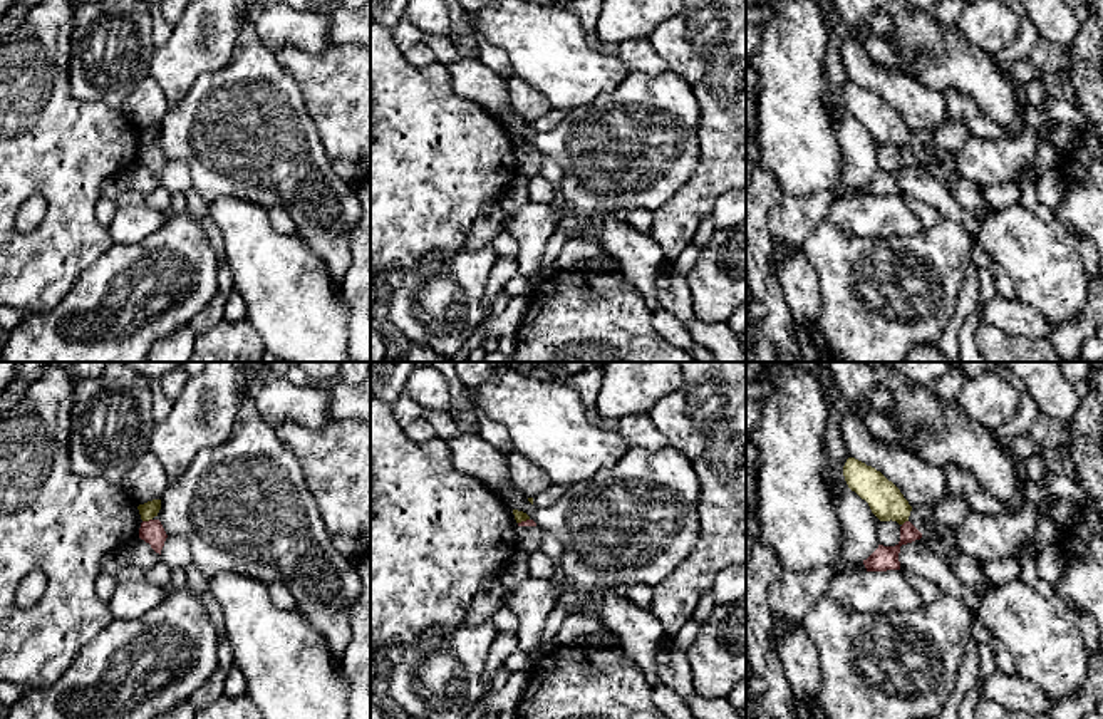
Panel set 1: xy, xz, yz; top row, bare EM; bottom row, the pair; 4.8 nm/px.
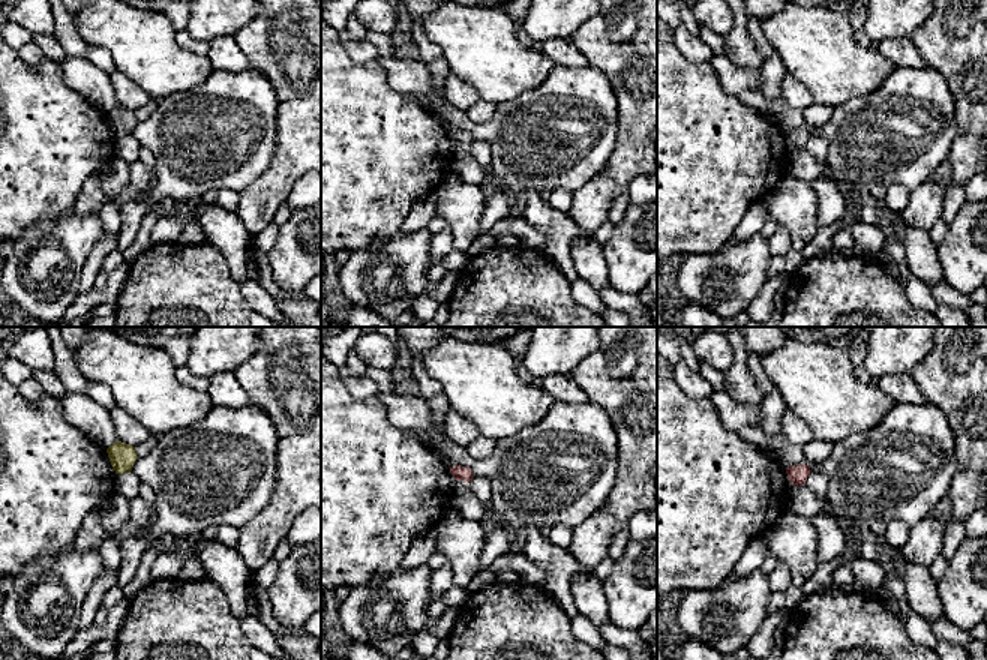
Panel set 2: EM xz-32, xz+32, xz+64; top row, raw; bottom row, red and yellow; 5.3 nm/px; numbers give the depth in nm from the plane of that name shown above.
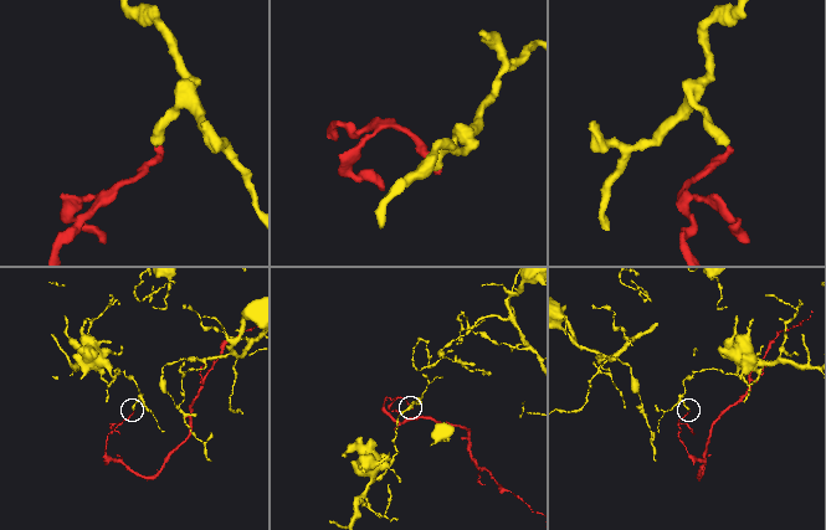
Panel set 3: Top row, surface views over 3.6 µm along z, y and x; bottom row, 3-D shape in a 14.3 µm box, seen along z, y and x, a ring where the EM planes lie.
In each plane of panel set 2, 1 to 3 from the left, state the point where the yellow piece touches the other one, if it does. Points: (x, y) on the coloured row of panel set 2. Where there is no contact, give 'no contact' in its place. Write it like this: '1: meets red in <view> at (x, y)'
1: no contact
2: no contact
3: no contact

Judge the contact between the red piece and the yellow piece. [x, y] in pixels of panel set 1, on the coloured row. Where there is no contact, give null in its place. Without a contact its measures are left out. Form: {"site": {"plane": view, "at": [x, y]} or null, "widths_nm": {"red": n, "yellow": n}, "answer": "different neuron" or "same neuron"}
{"site": {"plane": "xy", "at": [146, 522]}, "widths_nm": {"red": 110, "yellow": 80}, "answer": "different neuron"}

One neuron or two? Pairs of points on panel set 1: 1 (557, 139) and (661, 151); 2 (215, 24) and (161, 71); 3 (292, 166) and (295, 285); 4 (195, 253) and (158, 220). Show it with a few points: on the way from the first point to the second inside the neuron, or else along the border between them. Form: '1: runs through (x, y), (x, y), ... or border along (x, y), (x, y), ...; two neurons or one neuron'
1: runs through (582, 143), (607, 150), (636, 150); one neuron
2: runs through (201, 37), (175, 64); one neuron
3: border along (295, 232), (322, 262); two neurons
4: border along (171, 213), (160, 227), (129, 245); two neurons

